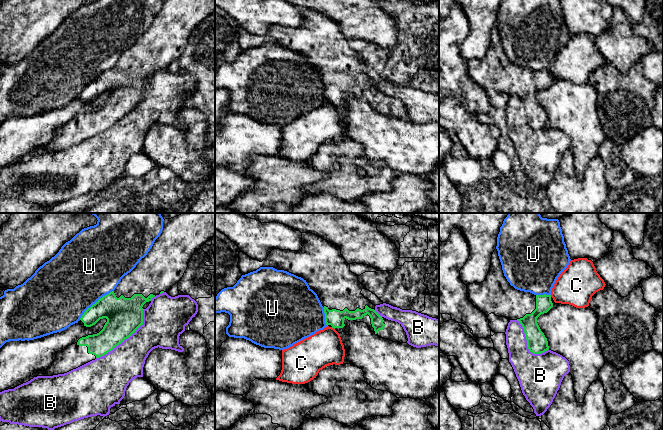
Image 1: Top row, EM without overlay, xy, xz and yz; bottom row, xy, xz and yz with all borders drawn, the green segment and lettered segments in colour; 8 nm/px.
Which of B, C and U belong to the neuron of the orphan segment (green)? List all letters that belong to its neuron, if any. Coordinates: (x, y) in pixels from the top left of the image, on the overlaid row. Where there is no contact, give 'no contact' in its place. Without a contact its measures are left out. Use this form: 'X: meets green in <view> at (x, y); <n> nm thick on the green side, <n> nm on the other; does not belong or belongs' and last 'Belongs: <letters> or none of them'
B: meets green in xy at (126, 338); 300 nm thick on the green side, 300 nm on the other; does not belong
C: meets green in xz at (333, 327); 140 nm thick on the green side, 280 nm on the other; does not belong
U: meets green in xy at (96, 302); 280 nm thick on the green side, 500 nm on the other; does not belong
Belongs: none of them

